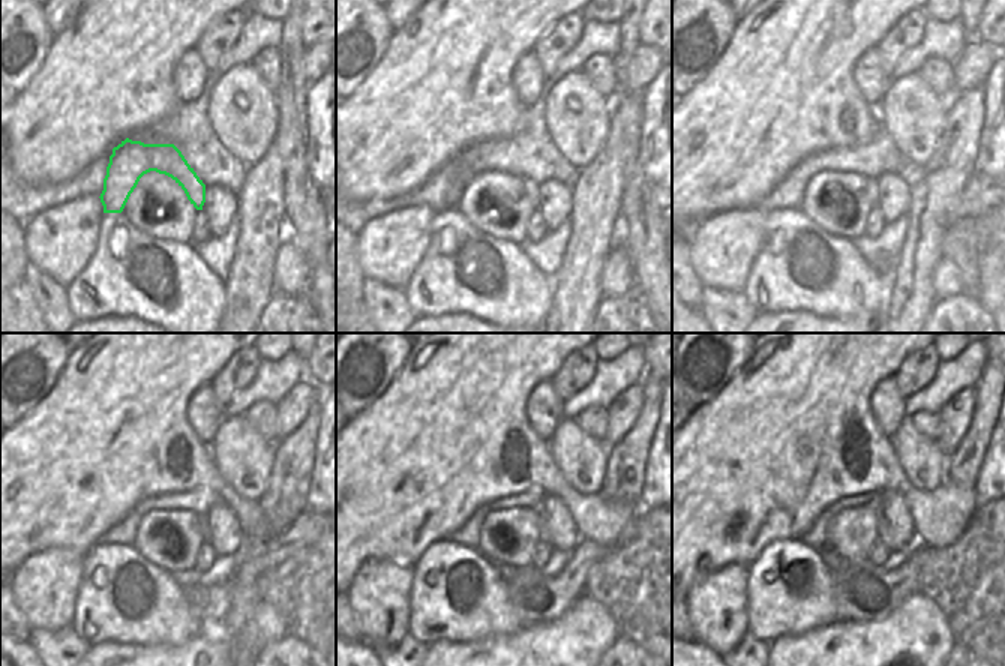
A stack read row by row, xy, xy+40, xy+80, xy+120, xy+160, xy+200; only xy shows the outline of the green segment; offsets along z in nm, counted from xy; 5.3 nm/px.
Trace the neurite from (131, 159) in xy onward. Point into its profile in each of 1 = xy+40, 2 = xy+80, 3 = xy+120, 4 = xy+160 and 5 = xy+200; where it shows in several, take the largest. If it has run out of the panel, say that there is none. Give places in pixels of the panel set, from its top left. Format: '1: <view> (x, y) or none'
1: xy+40 (531, 188)
2: xy+80 (870, 185)
3: xy+120 (203, 522)
4: xy+160 (543, 533)
5: xy+200 (885, 534)

